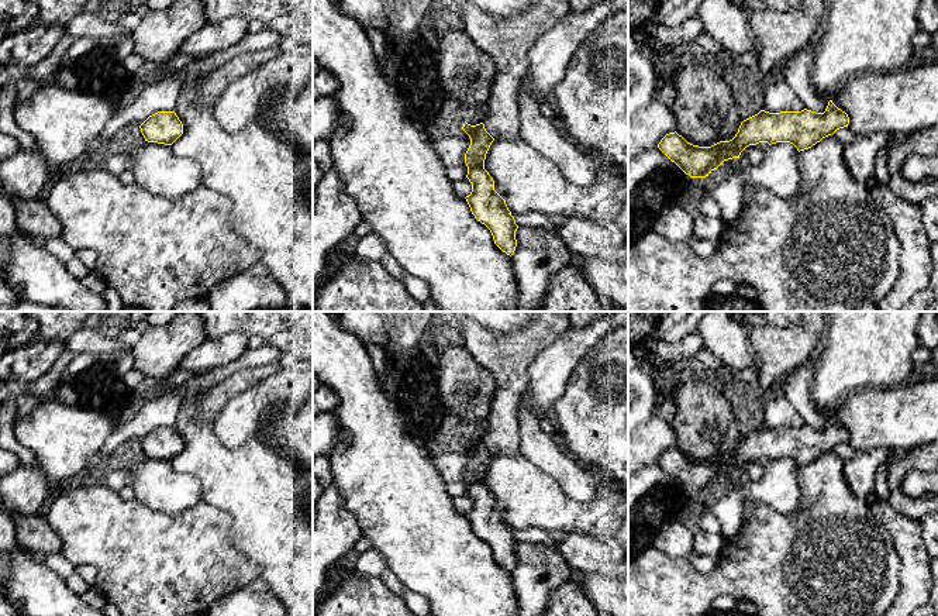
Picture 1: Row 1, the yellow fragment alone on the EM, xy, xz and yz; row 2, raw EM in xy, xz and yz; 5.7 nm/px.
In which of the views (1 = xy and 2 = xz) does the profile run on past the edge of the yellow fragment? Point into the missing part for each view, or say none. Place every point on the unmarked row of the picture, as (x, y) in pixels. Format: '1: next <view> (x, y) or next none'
1: next none
2: next none

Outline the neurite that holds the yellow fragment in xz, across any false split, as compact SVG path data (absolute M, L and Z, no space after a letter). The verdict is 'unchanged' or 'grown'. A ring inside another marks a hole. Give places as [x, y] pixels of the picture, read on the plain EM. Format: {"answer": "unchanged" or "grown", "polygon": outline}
{"answer": "unchanged", "polygon": "M465 437L462 445L470 454L465 479L472 507L465 515L475 534L490 546L494 560L511 572L517 562L515 547L518 541L506 516L494 506L493 493L484 485L486 469L494 454L486 447L483 438L470 441Z"}

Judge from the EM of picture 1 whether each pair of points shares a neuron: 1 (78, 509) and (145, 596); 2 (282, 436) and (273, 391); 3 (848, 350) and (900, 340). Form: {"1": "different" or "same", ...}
{"1": "same", "2": "different", "3": "same"}

